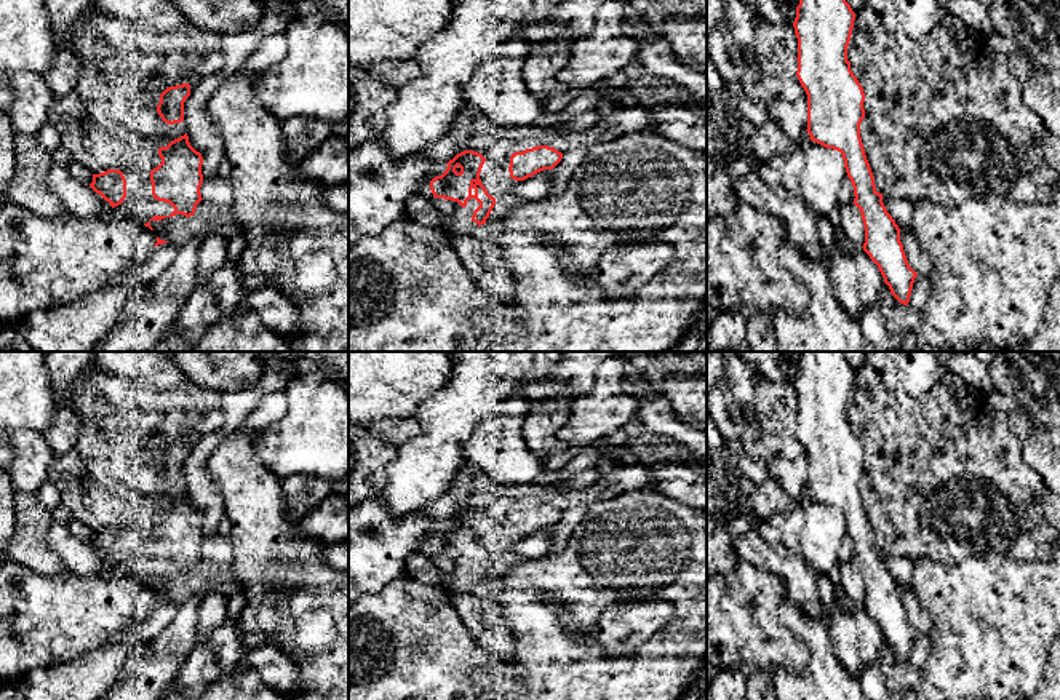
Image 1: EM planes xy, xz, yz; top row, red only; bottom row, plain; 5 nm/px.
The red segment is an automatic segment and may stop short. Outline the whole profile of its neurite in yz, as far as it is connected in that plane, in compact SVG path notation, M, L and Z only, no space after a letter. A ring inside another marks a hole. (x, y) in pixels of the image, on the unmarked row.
M799 352L793 385L798 396L796 435L807 452L806 489L811 499L843 513L847 535L854 545L854 563L860 567L865 585L862 606L878 623L891 652L900 662L908 663L918 631L910 625L900 599L900 587L887 571L883 551L876 548L860 495L860 481L865 476L865 451L847 419L854 379L855 371L846 360L846 352Z

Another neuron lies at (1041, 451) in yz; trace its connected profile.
M1033 427L1022 455L1049 489L1060 495L1060 428Z

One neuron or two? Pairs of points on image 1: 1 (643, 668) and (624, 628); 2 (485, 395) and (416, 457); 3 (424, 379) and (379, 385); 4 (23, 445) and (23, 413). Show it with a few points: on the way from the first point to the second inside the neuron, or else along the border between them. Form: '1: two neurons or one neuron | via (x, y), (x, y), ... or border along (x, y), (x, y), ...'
1: two neurons | border along (664, 627), (630, 654), (608, 656), (598, 648)
2: one neuron | via (467, 406), (434, 440)
3: one neuron | via (413, 379), (390, 379)
4: two neurons | border along (42, 432), (19, 430), (16, 433)

